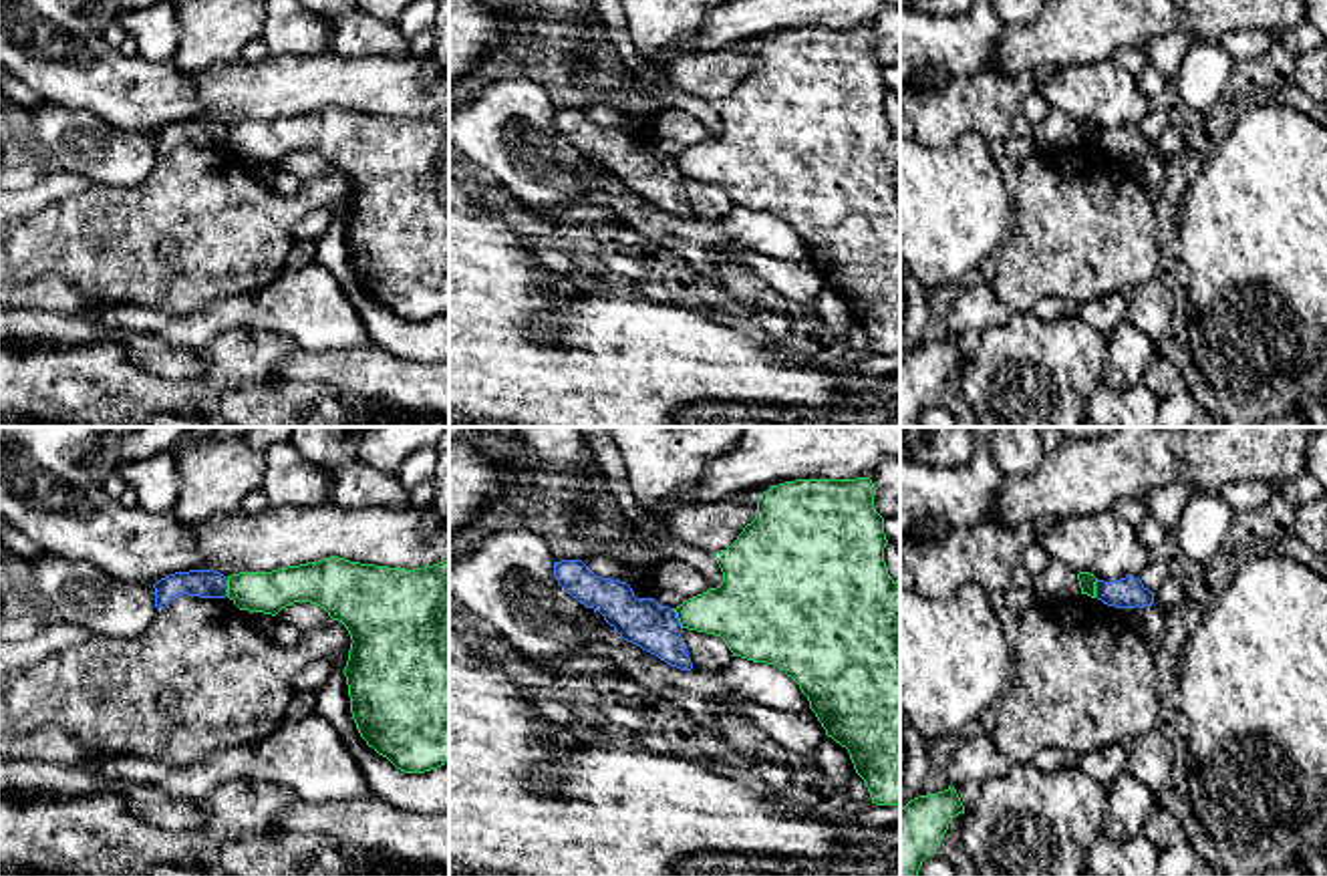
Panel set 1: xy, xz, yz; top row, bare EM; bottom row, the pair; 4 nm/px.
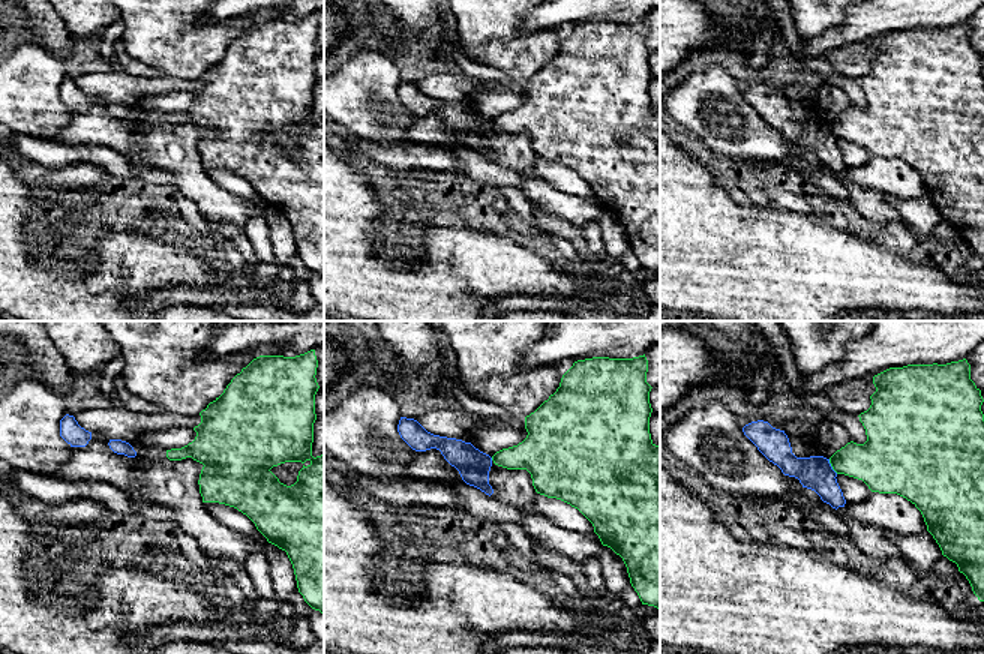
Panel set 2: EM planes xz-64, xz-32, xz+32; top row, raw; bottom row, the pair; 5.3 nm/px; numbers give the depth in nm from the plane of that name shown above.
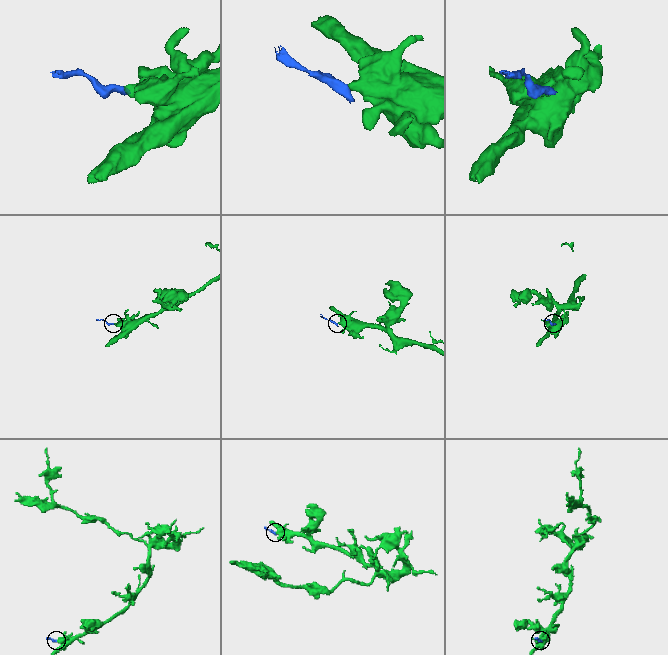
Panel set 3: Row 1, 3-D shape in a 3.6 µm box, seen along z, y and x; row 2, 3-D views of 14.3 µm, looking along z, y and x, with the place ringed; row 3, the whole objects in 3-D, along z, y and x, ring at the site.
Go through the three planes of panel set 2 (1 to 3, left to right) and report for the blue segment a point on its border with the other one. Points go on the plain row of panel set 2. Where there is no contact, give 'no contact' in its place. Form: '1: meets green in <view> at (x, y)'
1: no contact
2: no contact
3: meets green in xz+32 at (831, 129)

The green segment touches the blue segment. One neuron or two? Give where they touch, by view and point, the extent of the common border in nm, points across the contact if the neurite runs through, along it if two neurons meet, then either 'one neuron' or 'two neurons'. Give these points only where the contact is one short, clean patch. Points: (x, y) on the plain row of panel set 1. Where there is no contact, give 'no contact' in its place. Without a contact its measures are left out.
contact xz (677, 166); length 90 nm; border xz (673, 158), (683, 176); two neurons

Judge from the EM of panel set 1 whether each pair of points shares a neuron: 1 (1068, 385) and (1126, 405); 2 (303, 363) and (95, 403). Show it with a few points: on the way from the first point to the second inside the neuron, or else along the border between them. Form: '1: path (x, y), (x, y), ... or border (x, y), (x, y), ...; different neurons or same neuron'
1: border (1100, 381), (1086, 405); different neurons
2: border (297, 345), (274, 367), (282, 381); different neurons

